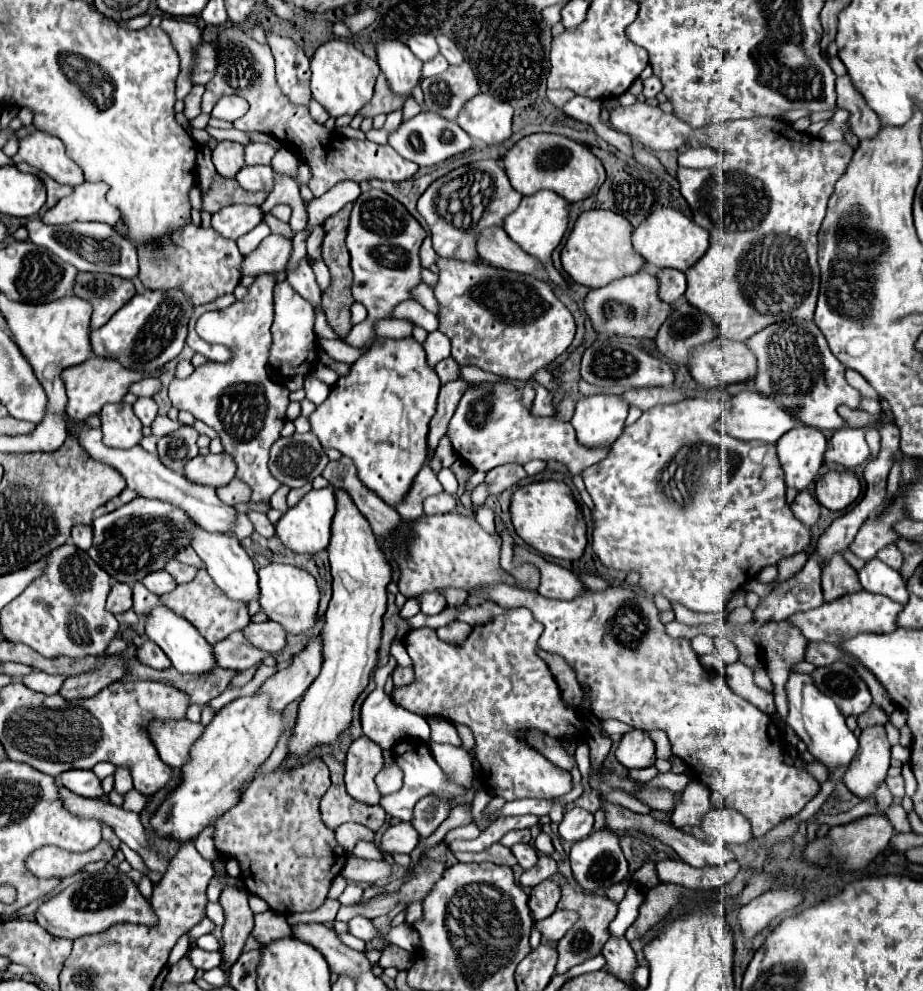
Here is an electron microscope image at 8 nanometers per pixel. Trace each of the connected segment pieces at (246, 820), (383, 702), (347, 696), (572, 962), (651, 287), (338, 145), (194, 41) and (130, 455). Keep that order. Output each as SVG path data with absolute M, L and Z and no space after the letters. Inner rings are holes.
M317 757L299 767L275 769L257 775L239 805L215 821L215 849L221 857L233 857L239 863L245 889L265 899L275 913L319 909L331 881L345 867L347 853L319 815L319 801L329 785L329 769Z
M389 655L387 665L378 667L374 671L373 679L376 683L375 691L371 691L371 693L367 695L367 699L363 701L363 705L361 705L361 729L363 729L363 735L369 737L373 743L377 743L381 749L393 749L393 745L395 745L397 741L401 741L403 737L407 737L407 735L409 735L409 737L423 739L423 741L429 741L429 733L431 733L431 731L429 731L429 725L427 725L427 721L425 721L425 717L403 709L403 707L397 705L391 697L385 695L384 685L396 666L397 662Z
M337 489L337 513L333 517L331 525L331 543L327 547L329 551L329 563L331 563L331 575L333 575L333 597L329 601L327 613L325 613L325 625L321 629L321 641L323 641L323 667L319 677L313 681L313 685L305 691L301 701L301 713L297 717L295 733L289 741L289 751L297 755L305 755L317 745L325 745L337 739L339 733L343 733L351 725L353 717L353 703L359 697L359 693L367 687L371 671L377 665L377 649L381 639L381 617L387 609L387 585L391 581L391 567L387 563L387 557L383 549L379 549L375 535L367 523L367 519L359 513L359 509L353 505L353 499Z
M553 875L551 879L557 881L557 885L563 889L559 907L561 907L561 909L571 909L571 911L577 911L577 913L579 913L577 925L571 927L571 929L567 931L567 935L565 935L563 939L559 939L559 943L557 943L559 961L557 961L555 973L557 973L557 975L563 975L563 973L567 973L571 967L575 967L577 963L583 963L583 961L587 961L587 959L591 959L591 957L595 957L595 955L601 953L605 941L609 939L607 927L609 927L609 923L611 923L611 921L615 919L615 915L617 915L617 903L613 903L613 901L607 899L607 897L587 895L587 893L583 893L581 889L571 887L561 875Z
M637 271L635 275L611 281L605 287L591 289L585 297L585 313L597 333L607 337L649 337L653 339L661 323L669 317L671 305L657 297L657 279L647 271Z
M225 25L217 35L217 71L213 79L205 85L207 91L203 95L203 113L211 114L215 103L223 95L241 95L251 105L247 115L237 121L237 129L241 131L259 131L269 133L275 139L279 139L283 145L287 145L293 153L301 153L299 157L305 159L311 167L311 179L309 189L315 197L321 197L327 193L333 185L339 181L369 181L369 179L381 179L381 181L403 181L417 173L417 165L413 161L405 161L401 155L391 149L391 145L377 145L371 141L357 141L339 137L337 133L329 133L323 125L315 123L309 115L309 109L305 105L293 105L279 89L275 79L275 61L271 55L271 49L267 45L257 43L241 25ZM231 73L247 73L239 77L241 85L247 85L245 89L233 89L229 83Z
M169 17L161 21L161 29L165 29L175 51L181 57L181 73L177 79L177 99L183 99L193 87L193 83L189 83L189 73L193 65L193 49L201 43L201 31L193 23L175 21Z
M67 413L63 415L63 419L65 419L65 425L67 425L67 433L71 433L71 435L75 433L79 445L81 445L93 459L103 461L105 465L115 467L115 469L125 477L129 489L139 491L139 495L143 495L143 497L157 497L157 499L169 501L169 503L173 503L173 505L185 509L185 513L187 513L189 517L193 517L205 531L227 533L227 535L233 533L231 527L233 527L233 523L235 523L235 519L237 519L237 511L235 511L231 505L223 503L223 501L217 497L217 493L215 493L213 487L203 487L203 485L189 483L181 473L167 469L167 467L159 461L157 455L151 455L151 453L145 451L141 445L135 445L135 447L131 447L131 449L107 447L107 445L103 443L103 433L101 433L99 427L89 427L89 425L85 425L85 423L81 423L81 421L75 421L75 419L71 419Z

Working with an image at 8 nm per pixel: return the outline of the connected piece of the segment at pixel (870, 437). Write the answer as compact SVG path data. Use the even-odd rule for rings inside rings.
M869 427L865 430L865 438L871 450L871 457L875 458L879 454L880 449L880 434L877 428Z

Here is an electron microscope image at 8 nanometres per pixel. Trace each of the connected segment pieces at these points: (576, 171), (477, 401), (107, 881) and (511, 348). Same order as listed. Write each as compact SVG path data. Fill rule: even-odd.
M533 133L519 139L503 155L503 167L511 187L521 195L533 195L541 189L549 189L569 203L591 197L601 181L605 181L605 169L601 161L585 145L553 133Z
M479 383L469 387L461 397L455 415L451 417L447 435L461 459L481 471L491 471L507 463L525 465L533 459L555 459L569 465L573 475L579 475L593 463L605 459L611 449L611 445L581 445L571 423L559 423L549 417L533 417L531 411L521 403L521 389L503 383Z
M99 873L87 881L69 885L53 899L45 901L37 909L37 923L55 937L79 939L93 933L103 933L105 929L117 923L141 923L155 925L157 915L153 913L151 903L139 893L137 885L125 873Z
M437 257L435 265L439 267L439 281L433 287L439 303L439 331L451 339L451 357L459 365L475 365L495 375L525 381L571 345L573 315L555 297L549 283L489 263Z

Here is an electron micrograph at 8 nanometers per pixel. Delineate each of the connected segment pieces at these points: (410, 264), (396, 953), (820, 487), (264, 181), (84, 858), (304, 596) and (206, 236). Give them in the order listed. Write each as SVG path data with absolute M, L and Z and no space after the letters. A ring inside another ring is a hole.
M369 189L357 197L351 211L347 249L351 253L351 269L355 275L353 297L367 307L369 315L349 331L347 343L351 347L367 347L377 341L379 337L373 331L373 323L377 319L391 317L395 305L411 299L411 287L421 283L419 247L423 239L425 231L417 219L411 217L411 213L399 201L393 201L393 197L385 191Z
M387 945L387 949L381 951L381 959L379 959L379 967L397 967L401 969L409 969L411 965L411 953L407 953L405 949L399 949L397 945Z
M829 471L825 473L821 479L817 479L817 501L831 509L831 511L843 511L847 509L851 503L855 503L855 499L861 493L861 483L859 479L849 473L849 471Z
M269 165L243 167L235 179L247 191L271 191L273 189L273 169Z
M103 841L85 853L71 853L61 847L47 845L37 849L29 857L27 865L29 865L29 871L33 871L37 877L69 877L81 871L87 863L101 861L101 859L111 861L113 855L115 851Z
M269 563L259 571L259 587L261 587L261 607L269 615L269 619L281 623L287 633L303 633L315 625L317 619L317 605L319 605L319 589L315 579L287 563Z
M193 223L183 229L167 235L159 243L159 251L153 253L145 247L139 249L139 261L143 269L143 285L149 289L179 289L189 295L195 307L207 305L225 293L233 293L233 289L241 281L241 261L243 255L237 249L237 243L221 237L215 229L195 227ZM155 255L155 263L151 261Z

